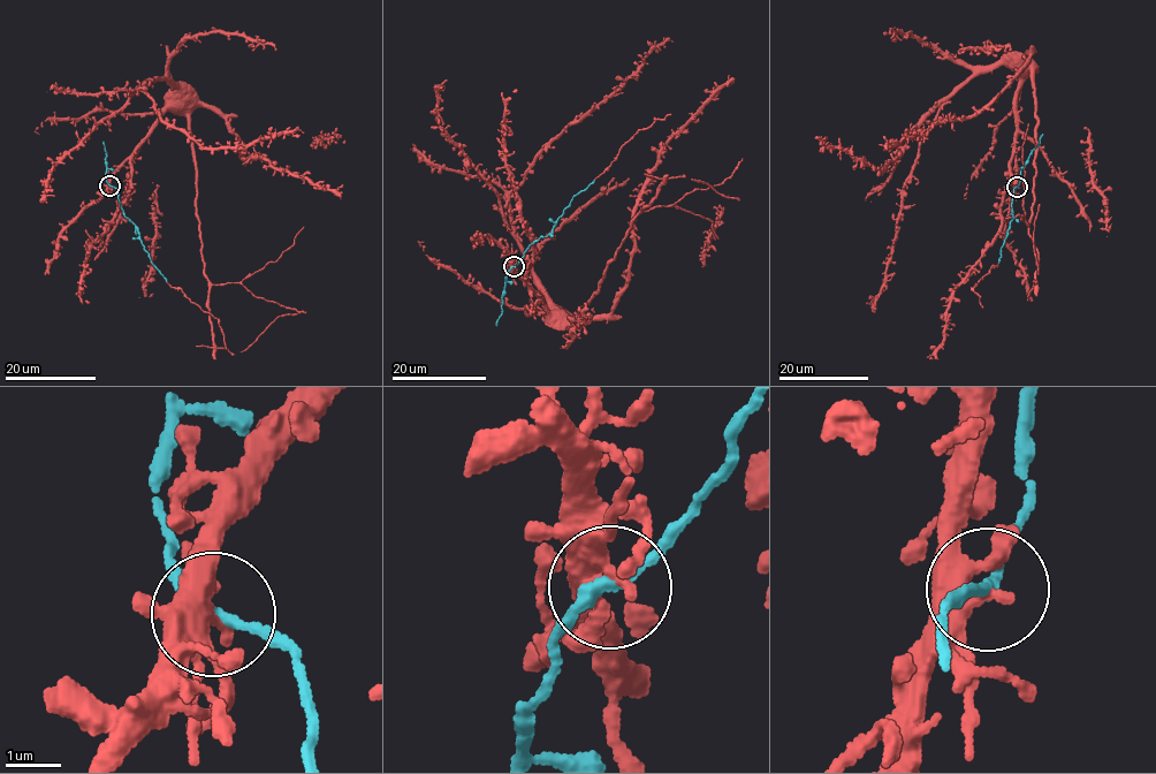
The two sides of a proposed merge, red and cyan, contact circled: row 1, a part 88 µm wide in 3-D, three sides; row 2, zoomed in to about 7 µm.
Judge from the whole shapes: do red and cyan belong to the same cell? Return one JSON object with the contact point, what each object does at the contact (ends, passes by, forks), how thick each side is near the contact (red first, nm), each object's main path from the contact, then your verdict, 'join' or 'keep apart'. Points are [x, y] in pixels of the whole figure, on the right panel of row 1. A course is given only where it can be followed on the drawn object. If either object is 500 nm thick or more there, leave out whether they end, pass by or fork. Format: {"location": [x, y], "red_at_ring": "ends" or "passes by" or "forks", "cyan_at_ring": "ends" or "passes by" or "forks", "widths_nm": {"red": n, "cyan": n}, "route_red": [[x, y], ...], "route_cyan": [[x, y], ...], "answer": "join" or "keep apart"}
{"location": [1017, 187], "red_at_ring": "passes by", "cyan_at_ring": "passes by", "widths_nm": {"red": 280, "cyan": 200}, "route_red": [[1017, 187], [1016, 108], [1019, 76], [1013, 67]], "route_cyan": [[1017, 187], [1010, 229], [998, 263]], "answer": "join"}

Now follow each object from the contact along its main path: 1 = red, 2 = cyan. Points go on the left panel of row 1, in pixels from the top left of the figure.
1: (111, 186), (109, 175), (144, 137), (167, 104), (169, 92)
2: (111, 186), (116, 189), (123, 215), (136, 227), (152, 264), (166, 281)

